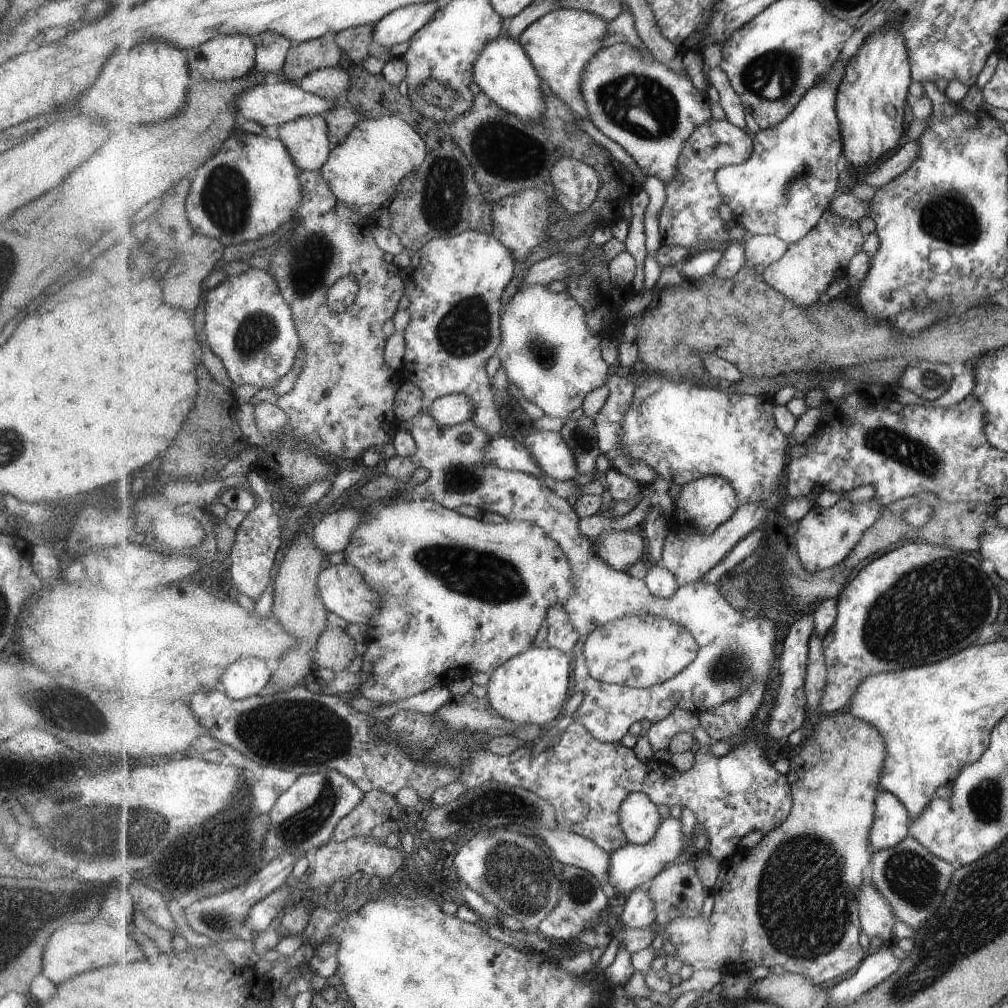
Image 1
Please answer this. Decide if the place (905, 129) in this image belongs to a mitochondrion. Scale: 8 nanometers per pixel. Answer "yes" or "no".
no

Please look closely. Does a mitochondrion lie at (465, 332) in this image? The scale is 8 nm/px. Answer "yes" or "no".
yes

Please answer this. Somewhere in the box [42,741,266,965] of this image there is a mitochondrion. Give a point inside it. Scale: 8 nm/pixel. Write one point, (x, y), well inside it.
(216, 922)

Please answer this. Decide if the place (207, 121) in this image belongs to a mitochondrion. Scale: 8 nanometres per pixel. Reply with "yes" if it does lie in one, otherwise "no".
no

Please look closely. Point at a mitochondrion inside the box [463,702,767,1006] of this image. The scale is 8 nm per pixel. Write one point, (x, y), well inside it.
(512, 872)

